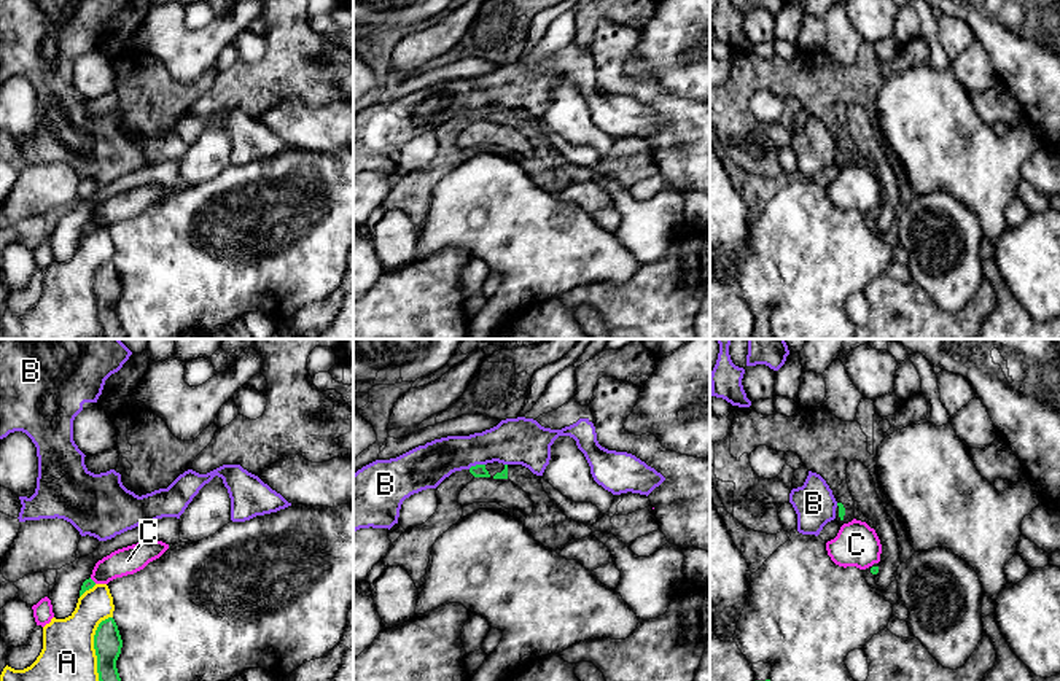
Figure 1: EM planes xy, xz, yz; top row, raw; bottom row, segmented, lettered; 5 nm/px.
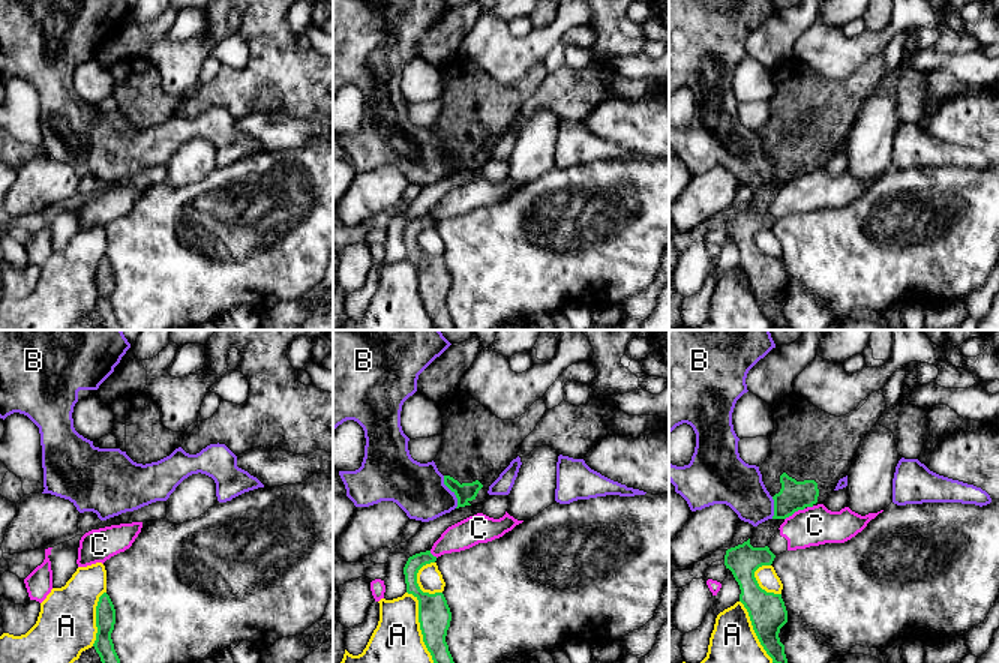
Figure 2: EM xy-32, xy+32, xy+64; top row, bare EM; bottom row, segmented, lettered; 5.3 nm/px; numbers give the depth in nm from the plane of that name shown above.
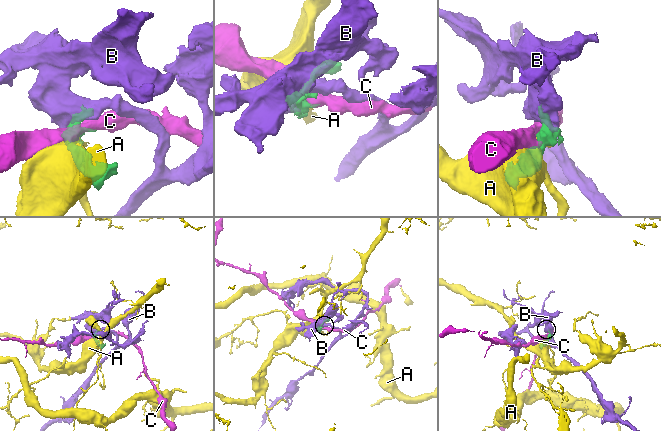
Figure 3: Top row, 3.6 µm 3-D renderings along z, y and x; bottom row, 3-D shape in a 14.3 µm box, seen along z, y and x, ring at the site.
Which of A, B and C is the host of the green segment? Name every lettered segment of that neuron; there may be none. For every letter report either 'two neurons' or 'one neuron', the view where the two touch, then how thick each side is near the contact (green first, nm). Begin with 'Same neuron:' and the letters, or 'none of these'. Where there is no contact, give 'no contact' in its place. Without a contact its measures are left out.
Same neuron: none of these
A: two neurons | xy | 140/380 nm
B: two neurons | xz | 60/240 nm
C: two neurons | xy | 50/140 nm

